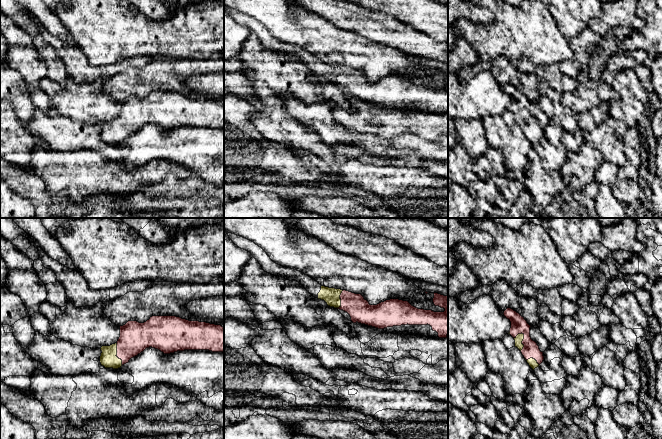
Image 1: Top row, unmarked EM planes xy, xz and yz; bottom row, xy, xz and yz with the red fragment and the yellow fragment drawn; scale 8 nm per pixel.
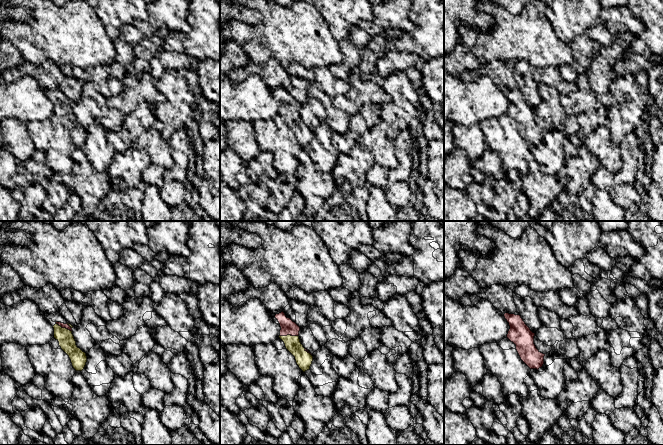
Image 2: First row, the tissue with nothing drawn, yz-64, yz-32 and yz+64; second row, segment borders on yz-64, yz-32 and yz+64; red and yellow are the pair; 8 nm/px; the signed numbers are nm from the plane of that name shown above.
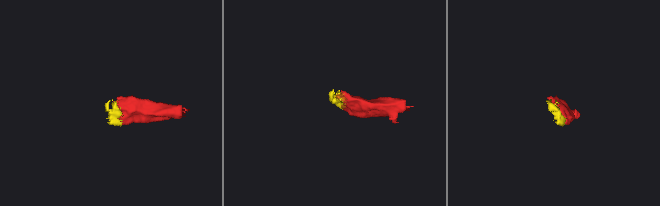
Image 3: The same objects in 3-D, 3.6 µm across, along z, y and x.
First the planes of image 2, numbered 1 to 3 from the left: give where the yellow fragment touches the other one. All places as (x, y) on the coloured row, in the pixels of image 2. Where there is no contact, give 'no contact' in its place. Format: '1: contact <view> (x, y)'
1: contact yz-64 (64, 327)
2: contact yz-32 (288, 334)
3: no contact

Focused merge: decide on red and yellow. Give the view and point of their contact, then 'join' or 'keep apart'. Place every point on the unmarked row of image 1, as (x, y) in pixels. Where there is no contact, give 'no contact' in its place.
yz (522, 117) | join

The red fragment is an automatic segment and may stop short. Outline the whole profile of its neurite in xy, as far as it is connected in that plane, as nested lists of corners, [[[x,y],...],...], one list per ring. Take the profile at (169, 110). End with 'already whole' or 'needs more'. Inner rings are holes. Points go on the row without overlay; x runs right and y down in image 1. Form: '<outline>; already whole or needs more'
[[[152,92],[144,99],[128,97],[120,102],[120,113],[115,120],[102,122],[100,139],[105,144],[118,145],[146,124],[155,124],[164,130],[184,126],[209,126],[224,128],[224,103],[199,97],[189,97],[176,92]]]; needs more

